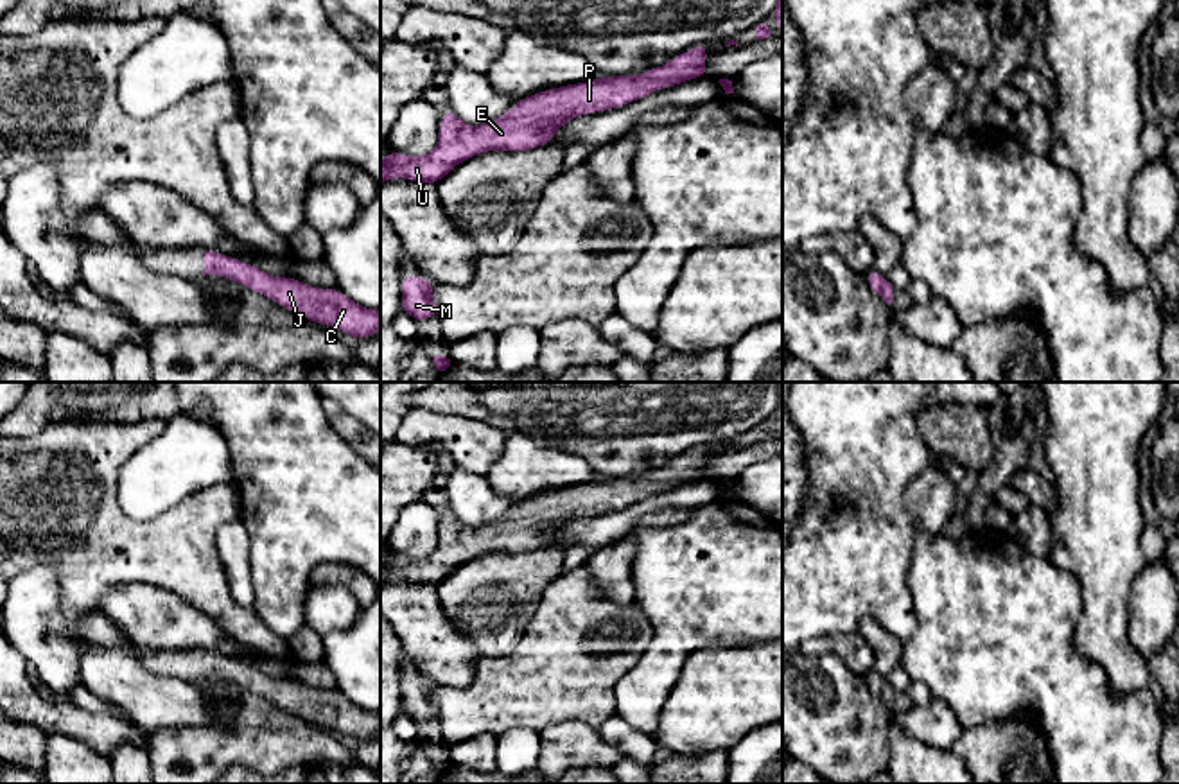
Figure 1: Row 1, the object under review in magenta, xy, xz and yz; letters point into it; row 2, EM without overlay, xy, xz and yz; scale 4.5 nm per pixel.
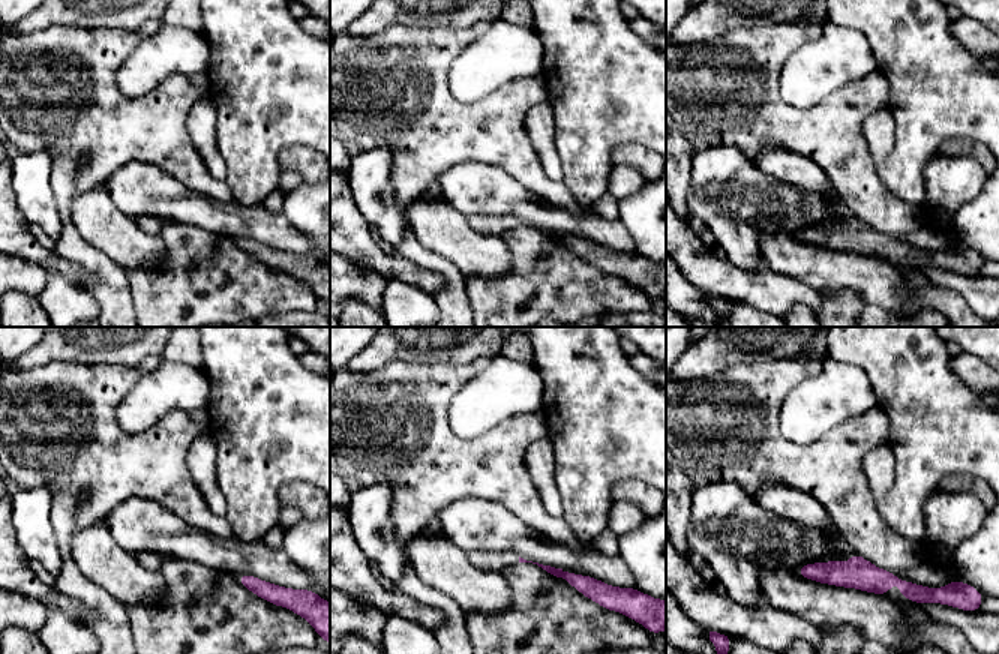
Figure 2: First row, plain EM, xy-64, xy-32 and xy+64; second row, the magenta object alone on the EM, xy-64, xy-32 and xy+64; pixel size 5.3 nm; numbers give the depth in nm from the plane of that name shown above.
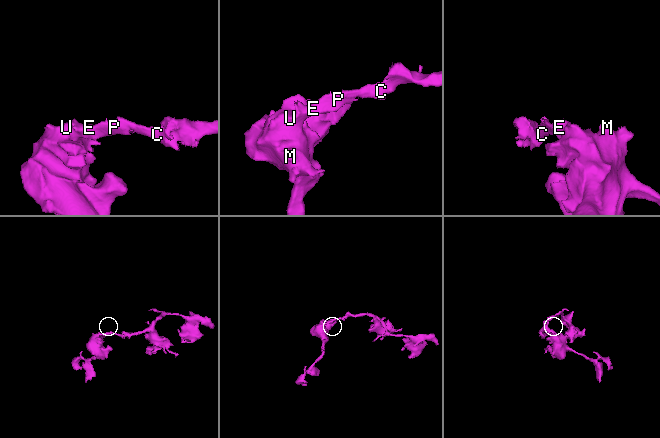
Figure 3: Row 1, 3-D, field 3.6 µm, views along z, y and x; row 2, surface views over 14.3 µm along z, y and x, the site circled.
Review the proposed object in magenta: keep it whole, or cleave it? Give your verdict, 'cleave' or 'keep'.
keep

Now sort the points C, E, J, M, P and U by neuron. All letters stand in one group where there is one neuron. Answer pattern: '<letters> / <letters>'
C E J M P U

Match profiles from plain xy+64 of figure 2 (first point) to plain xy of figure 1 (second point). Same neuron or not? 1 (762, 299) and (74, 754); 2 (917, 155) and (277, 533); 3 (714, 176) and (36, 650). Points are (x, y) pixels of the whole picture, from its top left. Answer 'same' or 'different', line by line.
1: different
2: same
3: same

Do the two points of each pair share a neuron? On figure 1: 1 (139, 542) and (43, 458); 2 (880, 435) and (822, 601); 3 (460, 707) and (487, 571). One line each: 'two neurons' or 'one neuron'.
1: one neuron
2: one neuron
3: two neurons

